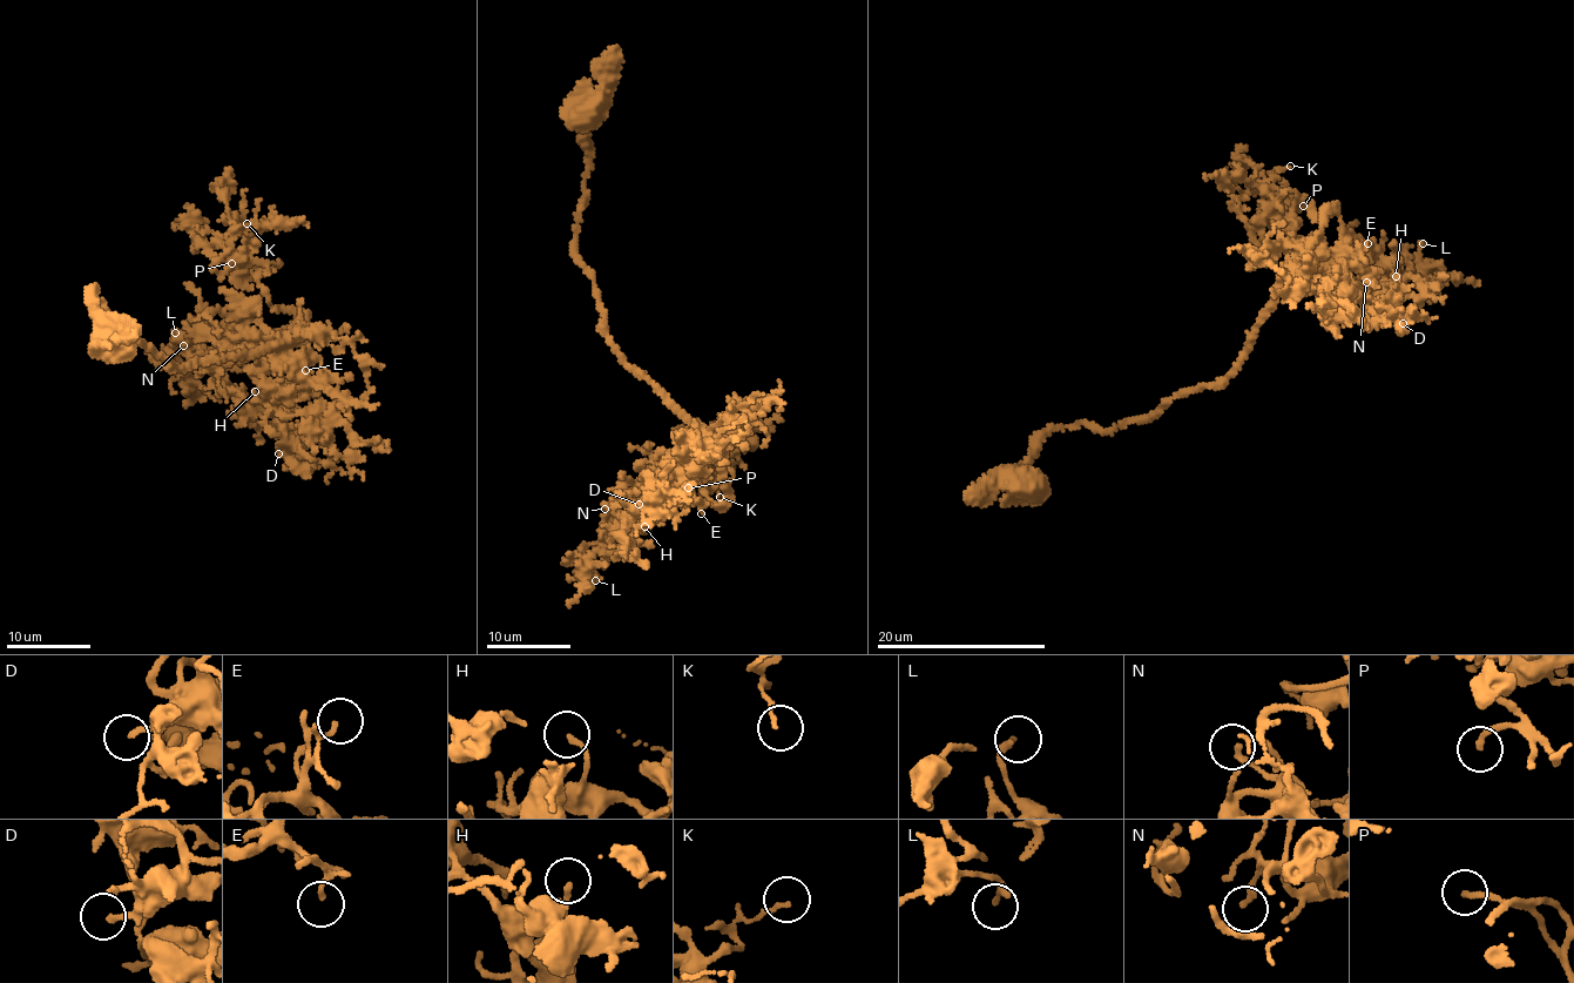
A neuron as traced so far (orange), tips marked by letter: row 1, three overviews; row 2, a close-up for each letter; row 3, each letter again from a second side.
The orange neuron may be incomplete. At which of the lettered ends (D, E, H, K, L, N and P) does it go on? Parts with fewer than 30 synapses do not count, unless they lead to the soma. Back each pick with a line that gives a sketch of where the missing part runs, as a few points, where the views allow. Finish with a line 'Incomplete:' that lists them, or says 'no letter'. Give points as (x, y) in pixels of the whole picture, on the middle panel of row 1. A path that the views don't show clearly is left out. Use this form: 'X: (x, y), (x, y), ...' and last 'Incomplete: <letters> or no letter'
P: (688, 487), (702, 506), (679, 507), (659, 497), (657, 482), (641, 490), (642, 520), (659, 537)
Incomplete: P

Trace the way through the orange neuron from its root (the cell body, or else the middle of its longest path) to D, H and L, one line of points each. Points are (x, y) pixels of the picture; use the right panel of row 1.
D: (1026, 483), (1052, 430), (1109, 432), (1230, 377), (1332, 210), (1341, 289), (1357, 285), (1366, 321), (1403, 323)
H: (1026, 483), (1052, 430), (1109, 432), (1230, 377), (1322, 215), (1392, 295), (1396, 276)
L: (1026, 483), (1052, 430), (1109, 432), (1230, 377), (1322, 215), (1379, 276), (1411, 271), (1423, 243)

